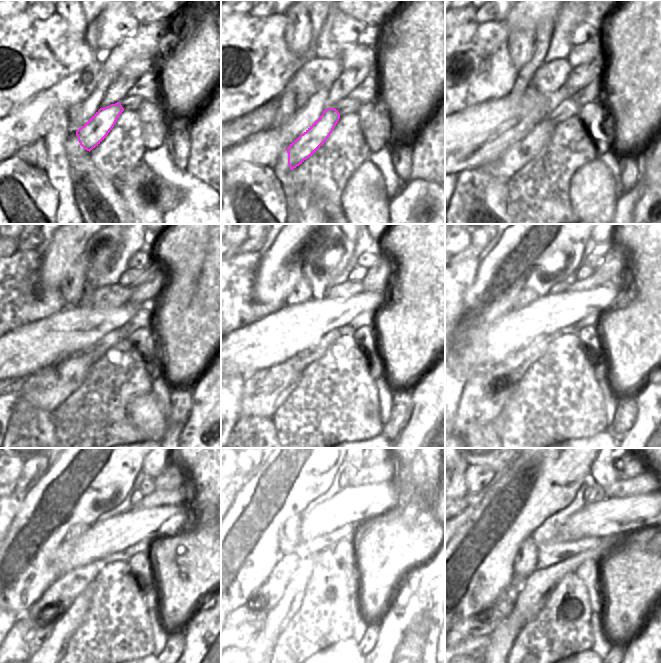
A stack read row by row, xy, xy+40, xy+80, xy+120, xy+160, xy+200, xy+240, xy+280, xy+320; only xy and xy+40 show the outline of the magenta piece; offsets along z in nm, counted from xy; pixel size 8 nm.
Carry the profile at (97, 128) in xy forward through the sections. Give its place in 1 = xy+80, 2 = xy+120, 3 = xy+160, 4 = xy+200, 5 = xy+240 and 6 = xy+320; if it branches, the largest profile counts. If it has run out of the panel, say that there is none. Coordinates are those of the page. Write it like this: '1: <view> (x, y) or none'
1: xy+80 (522, 151)
2: xy+120 (65, 381)
3: xy+160 (287, 380)
4: xy+200 (489, 410)
5: xy+240 (17, 651)
6: xy+320 (480, 631)

